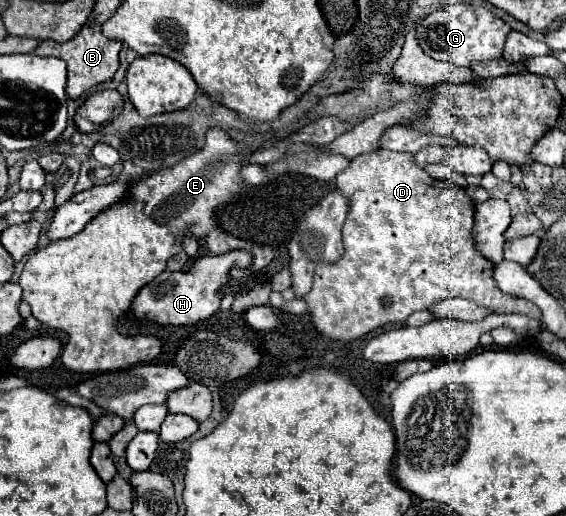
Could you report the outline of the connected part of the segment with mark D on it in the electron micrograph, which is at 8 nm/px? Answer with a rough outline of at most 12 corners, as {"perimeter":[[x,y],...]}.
{"perimeter":[[410,153],[336,177],[344,255],[304,297],[356,339],[446,297],[542,317],[498,291],[474,201]]}

